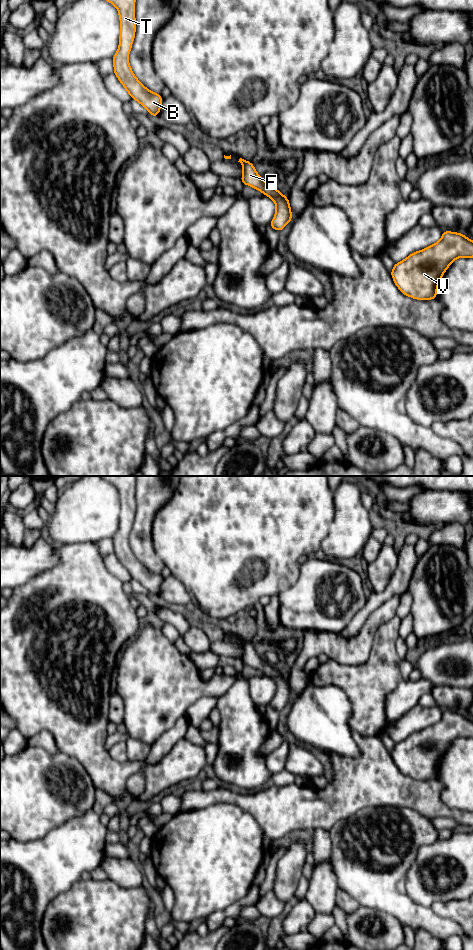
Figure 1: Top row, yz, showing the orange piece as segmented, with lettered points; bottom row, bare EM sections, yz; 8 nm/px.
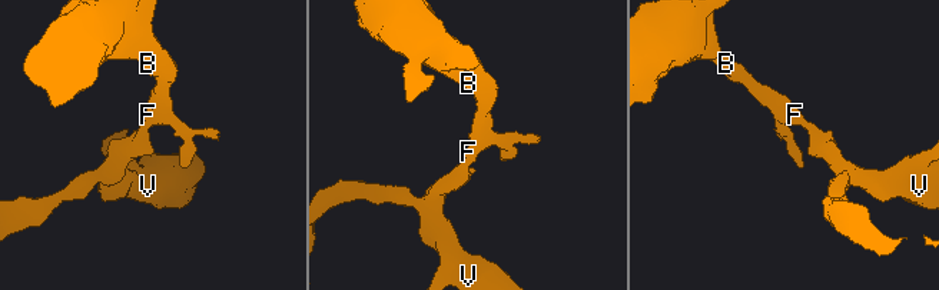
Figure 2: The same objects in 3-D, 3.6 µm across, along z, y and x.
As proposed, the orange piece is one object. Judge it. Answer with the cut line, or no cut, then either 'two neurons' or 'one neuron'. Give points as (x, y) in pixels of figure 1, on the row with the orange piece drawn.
no cut | one neuron

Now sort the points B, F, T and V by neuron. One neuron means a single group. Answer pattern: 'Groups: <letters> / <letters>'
Groups: B F T V

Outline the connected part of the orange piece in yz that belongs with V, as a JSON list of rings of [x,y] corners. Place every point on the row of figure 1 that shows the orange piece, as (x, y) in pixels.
[[[444,230],[437,243],[395,263],[390,273],[405,296],[417,300],[437,299],[442,275],[460,257],[473,257],[473,241],[462,233]]]

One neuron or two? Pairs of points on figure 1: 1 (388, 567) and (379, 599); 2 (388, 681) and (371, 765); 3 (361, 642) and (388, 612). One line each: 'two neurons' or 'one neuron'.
1: two neurons
2: two neurons
3: one neuron

